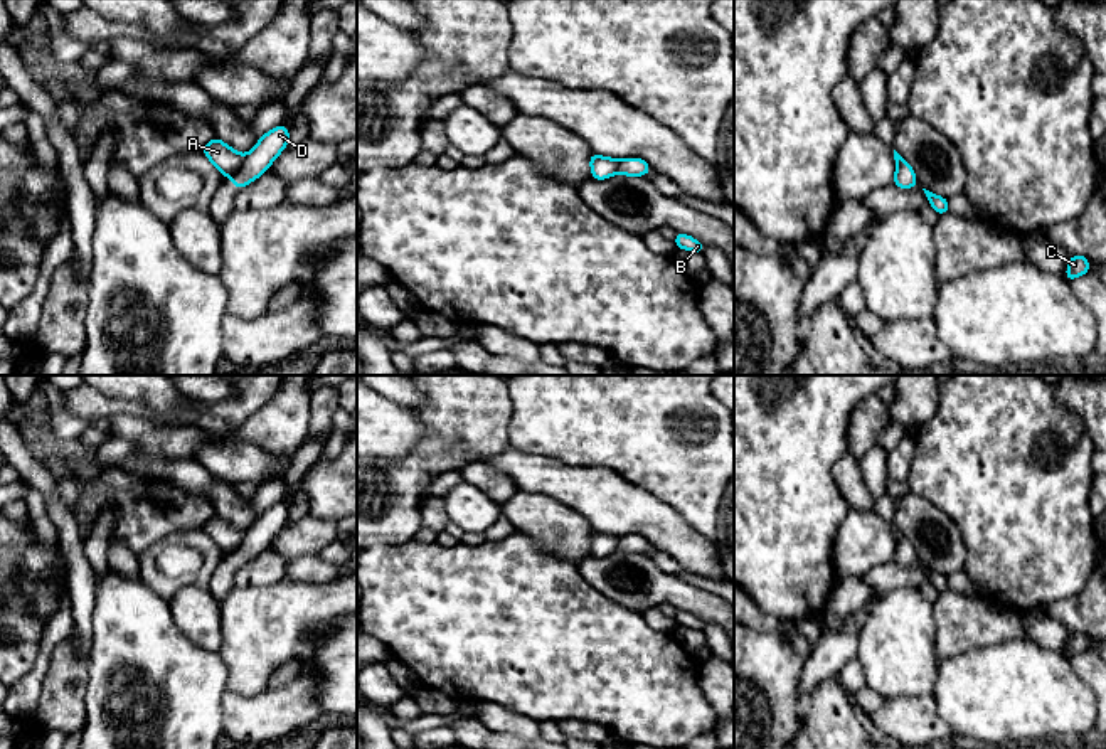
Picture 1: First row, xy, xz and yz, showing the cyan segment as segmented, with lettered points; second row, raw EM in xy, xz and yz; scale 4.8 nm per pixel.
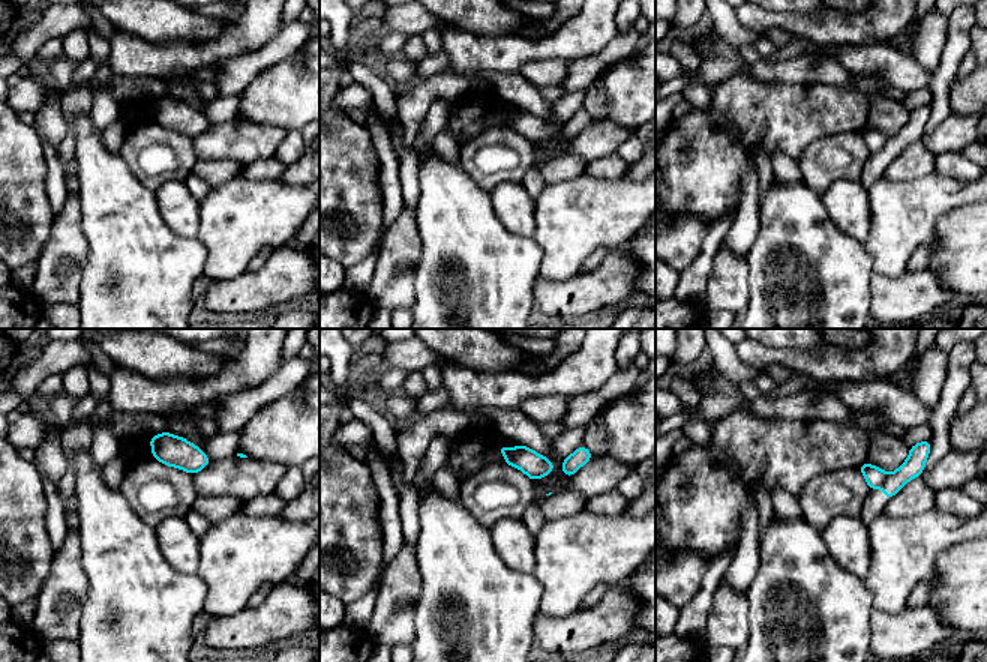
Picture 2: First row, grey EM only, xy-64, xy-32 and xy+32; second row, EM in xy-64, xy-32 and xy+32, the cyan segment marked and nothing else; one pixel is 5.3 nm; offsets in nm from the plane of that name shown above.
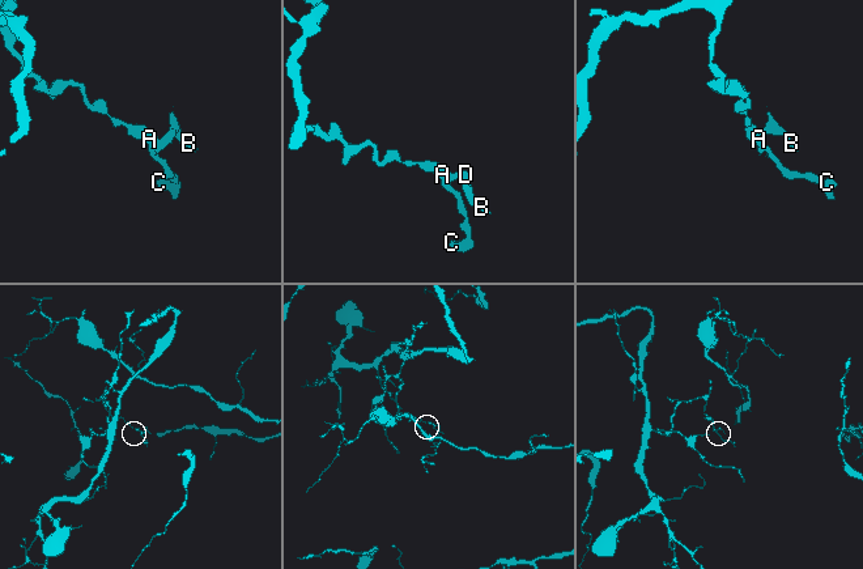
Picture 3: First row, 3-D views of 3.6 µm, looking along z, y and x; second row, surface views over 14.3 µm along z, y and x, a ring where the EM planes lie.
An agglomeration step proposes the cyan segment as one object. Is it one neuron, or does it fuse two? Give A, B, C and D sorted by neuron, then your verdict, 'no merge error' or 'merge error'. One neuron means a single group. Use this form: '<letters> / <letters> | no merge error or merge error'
A C / B D | merge error

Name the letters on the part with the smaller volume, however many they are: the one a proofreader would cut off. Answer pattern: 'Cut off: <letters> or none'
Cut off: B, D

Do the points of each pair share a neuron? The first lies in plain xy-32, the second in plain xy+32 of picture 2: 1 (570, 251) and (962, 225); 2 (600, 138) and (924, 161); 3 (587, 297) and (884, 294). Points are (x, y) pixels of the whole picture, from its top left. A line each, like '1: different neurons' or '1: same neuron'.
1: different neurons
2: different neurons
3: same neuron

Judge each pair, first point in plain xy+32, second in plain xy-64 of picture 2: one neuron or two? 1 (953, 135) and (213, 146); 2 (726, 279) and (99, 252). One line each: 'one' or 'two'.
1: one
2: two

